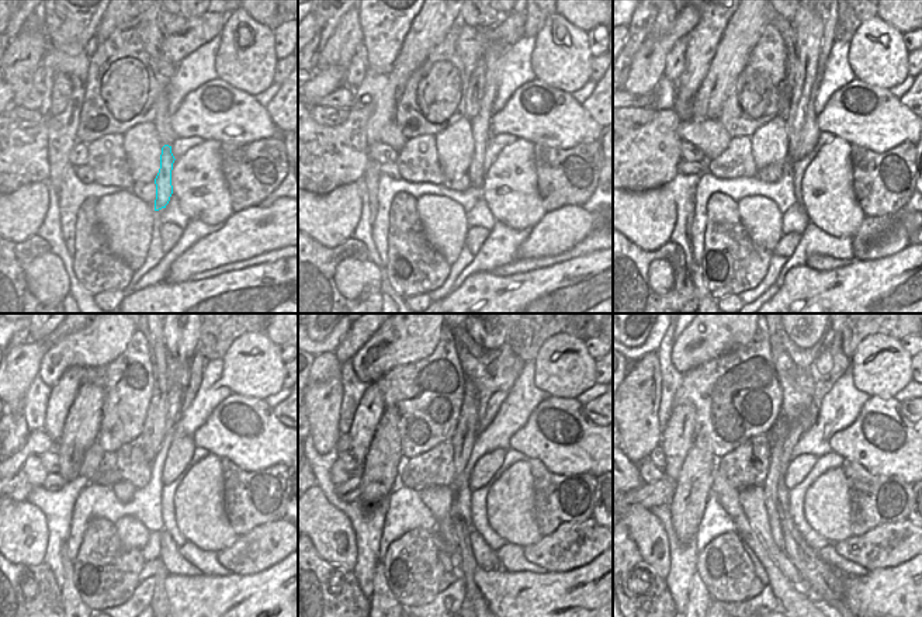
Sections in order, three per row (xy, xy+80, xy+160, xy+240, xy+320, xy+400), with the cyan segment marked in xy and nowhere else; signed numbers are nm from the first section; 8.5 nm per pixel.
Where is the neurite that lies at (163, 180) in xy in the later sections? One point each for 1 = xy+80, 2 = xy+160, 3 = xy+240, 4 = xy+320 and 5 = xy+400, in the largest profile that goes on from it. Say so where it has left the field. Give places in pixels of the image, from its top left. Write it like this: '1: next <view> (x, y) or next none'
1: next xy+80 (481, 131)
2: next xy+160 (808, 27)
3: next xy+240 (180, 342)
4: next xy+320 (487, 342)
5: next xy+400 (804, 342)

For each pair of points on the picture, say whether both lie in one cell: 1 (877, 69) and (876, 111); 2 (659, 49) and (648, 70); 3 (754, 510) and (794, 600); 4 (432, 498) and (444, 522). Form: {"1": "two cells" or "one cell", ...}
{"1": "two cells", "2": "one cell", "3": "two cells", "4": "one cell"}

